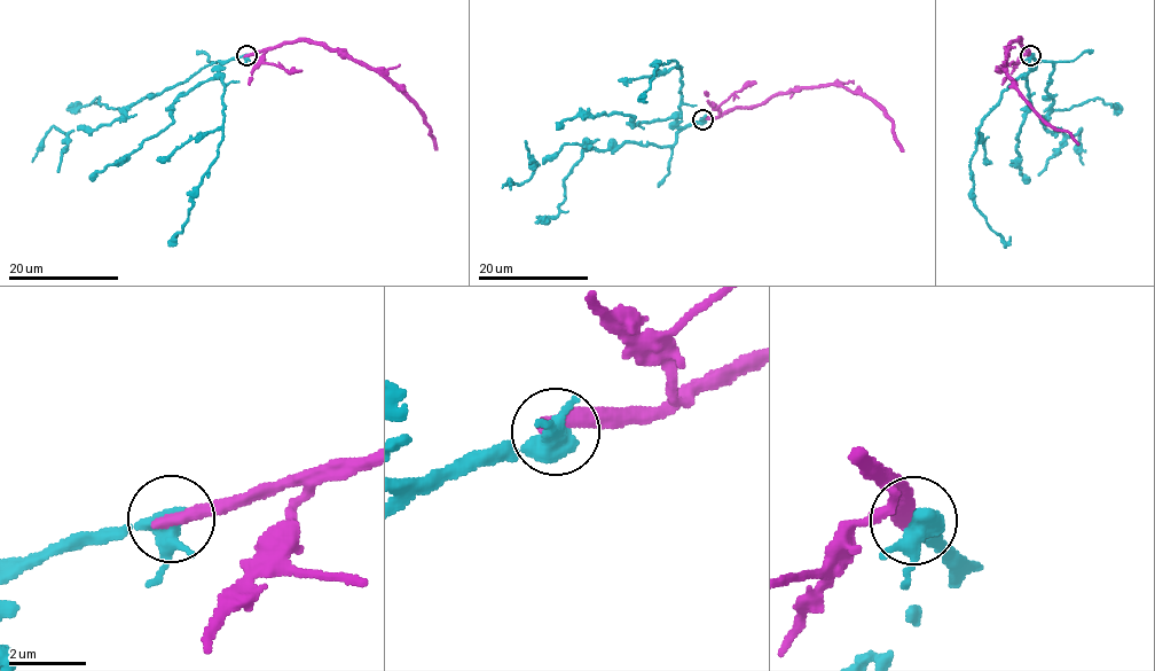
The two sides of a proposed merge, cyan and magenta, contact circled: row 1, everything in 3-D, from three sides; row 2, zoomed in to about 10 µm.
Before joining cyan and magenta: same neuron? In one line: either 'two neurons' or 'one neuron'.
two neurons

